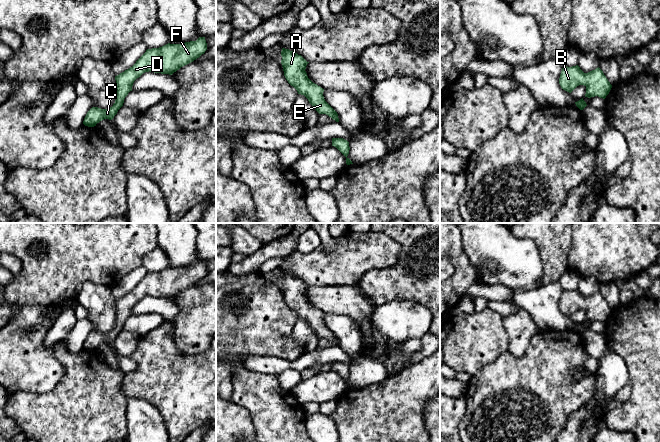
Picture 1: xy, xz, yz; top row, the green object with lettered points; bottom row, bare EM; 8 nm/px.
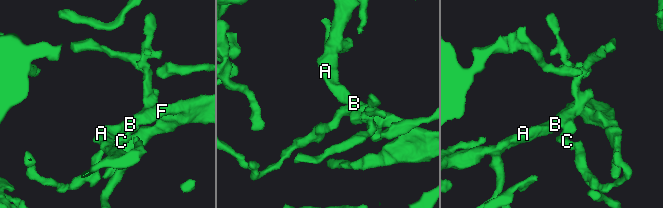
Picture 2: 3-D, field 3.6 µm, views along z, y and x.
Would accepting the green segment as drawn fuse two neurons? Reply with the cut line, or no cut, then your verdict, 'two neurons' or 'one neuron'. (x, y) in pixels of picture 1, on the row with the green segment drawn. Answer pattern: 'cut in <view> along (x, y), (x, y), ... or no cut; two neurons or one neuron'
no cut; one neuron

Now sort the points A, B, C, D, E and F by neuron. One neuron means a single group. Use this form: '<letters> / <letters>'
A B C D E F

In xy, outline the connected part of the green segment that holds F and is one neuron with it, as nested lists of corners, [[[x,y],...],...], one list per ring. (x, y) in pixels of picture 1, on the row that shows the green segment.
[[[205,37],[196,41],[181,44],[166,44],[159,48],[147,49],[136,63],[115,76],[116,100],[109,109],[92,107],[86,114],[83,124],[94,127],[104,119],[112,120],[123,106],[124,99],[130,91],[134,81],[145,72],[154,72],[172,75],[181,67],[193,62],[207,50]]]

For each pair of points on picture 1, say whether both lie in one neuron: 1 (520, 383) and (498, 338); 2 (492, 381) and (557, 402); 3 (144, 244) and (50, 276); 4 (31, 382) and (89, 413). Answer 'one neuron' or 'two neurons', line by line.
1: two neurons
2: one neuron
3: one neuron
4: two neurons

